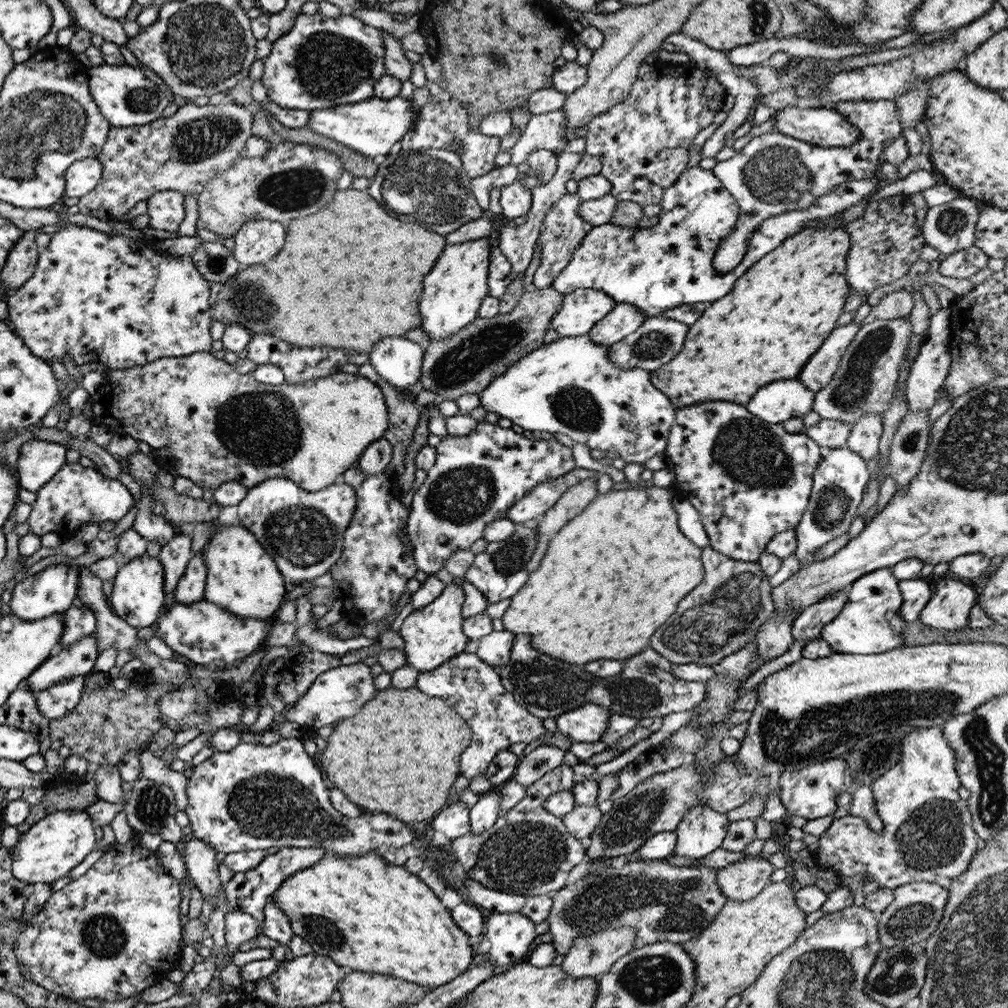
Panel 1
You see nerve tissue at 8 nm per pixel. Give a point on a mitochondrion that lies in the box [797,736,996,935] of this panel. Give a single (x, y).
(933, 837)

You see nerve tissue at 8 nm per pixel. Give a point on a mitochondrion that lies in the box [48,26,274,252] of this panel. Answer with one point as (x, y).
(196, 142)

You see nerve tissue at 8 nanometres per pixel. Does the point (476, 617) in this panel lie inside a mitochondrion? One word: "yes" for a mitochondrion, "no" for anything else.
no

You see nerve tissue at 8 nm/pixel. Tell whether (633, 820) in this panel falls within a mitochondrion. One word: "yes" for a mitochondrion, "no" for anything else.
yes

